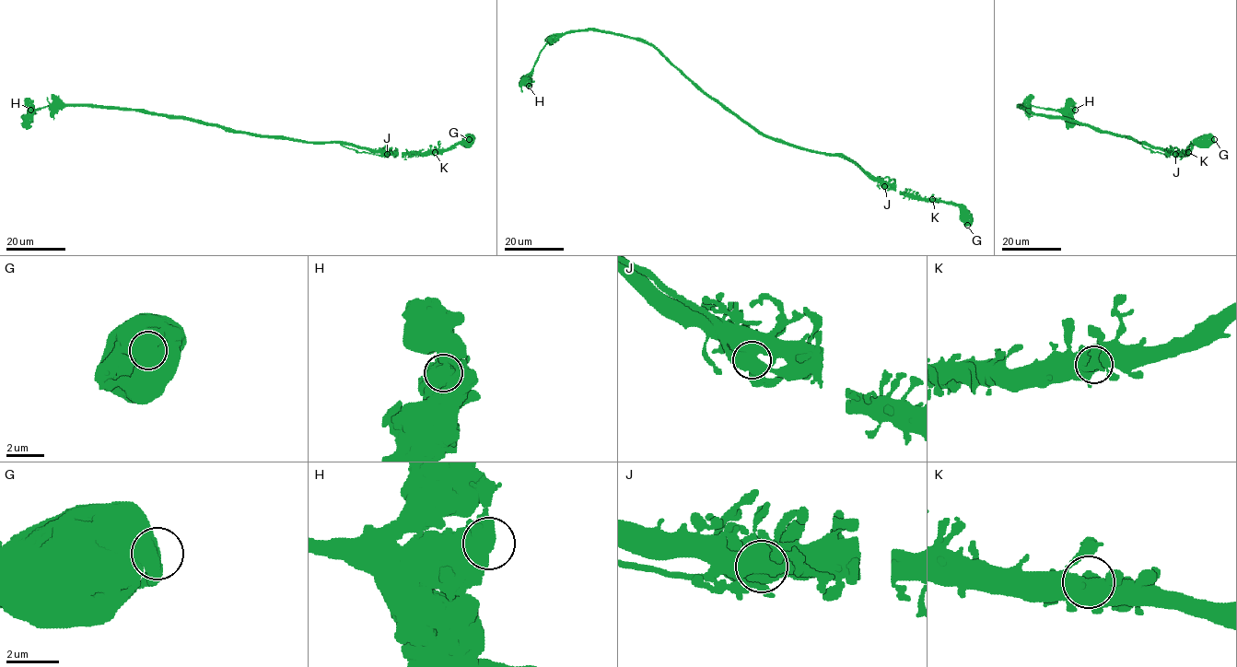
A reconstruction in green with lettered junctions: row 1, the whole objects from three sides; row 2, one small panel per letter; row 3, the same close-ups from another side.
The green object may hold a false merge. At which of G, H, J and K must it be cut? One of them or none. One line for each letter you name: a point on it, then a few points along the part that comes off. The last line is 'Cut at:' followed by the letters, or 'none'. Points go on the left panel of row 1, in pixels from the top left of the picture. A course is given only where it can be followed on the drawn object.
J: place (387, 154); course (387, 154), (356, 152), (340, 144)
Cut at: J

